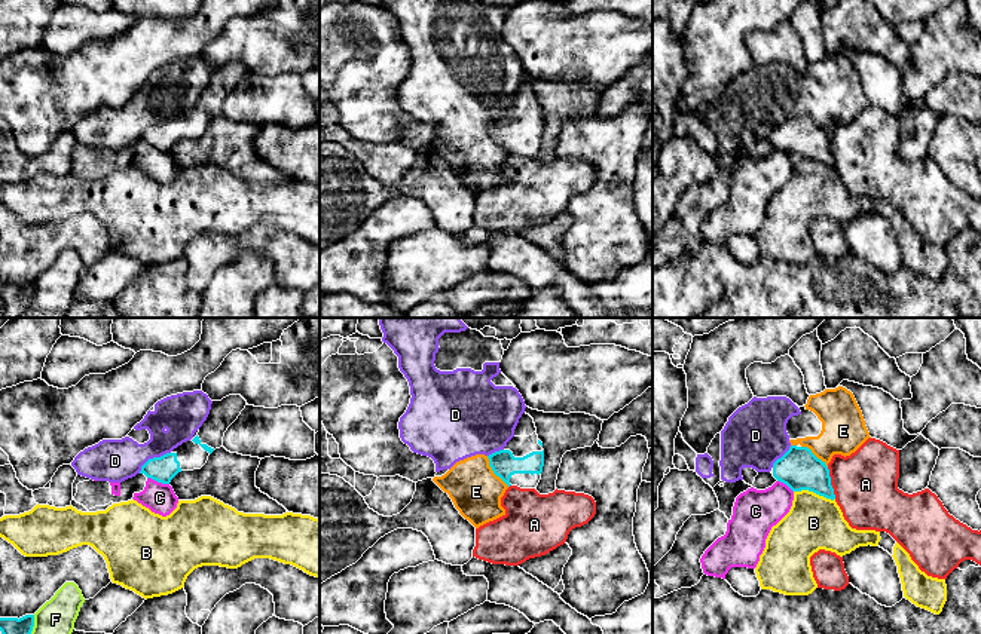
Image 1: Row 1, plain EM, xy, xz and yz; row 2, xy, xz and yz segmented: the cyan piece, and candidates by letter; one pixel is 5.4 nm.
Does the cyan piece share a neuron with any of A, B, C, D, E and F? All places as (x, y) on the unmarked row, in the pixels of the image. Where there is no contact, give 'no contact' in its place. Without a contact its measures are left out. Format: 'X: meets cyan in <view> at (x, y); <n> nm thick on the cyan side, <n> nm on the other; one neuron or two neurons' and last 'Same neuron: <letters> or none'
A: meets cyan in yz at (830, 150); 220 nm thick on the cyan side, 360 nm on the other; two neurons
B: meets cyan in yz at (815, 159); 220 nm thick on the cyan side, 300 nm on the other; two neurons
C: meets cyan in xy at (158, 149); 140 nm thick on the cyan side, 160 nm on the other; two neurons
D: meets cyan in xy at (153, 125); 140 nm thick on the cyan side, 240 nm on the other; two neurons
E: meets cyan in xz at (494, 140); 140 nm thick on the cyan side, 280 nm on the other; two neurons
F: meets cyan in xy at (30, 300); 140 nm thick on the cyan side, 220 nm on the other; two neurons
Same neuron: none

